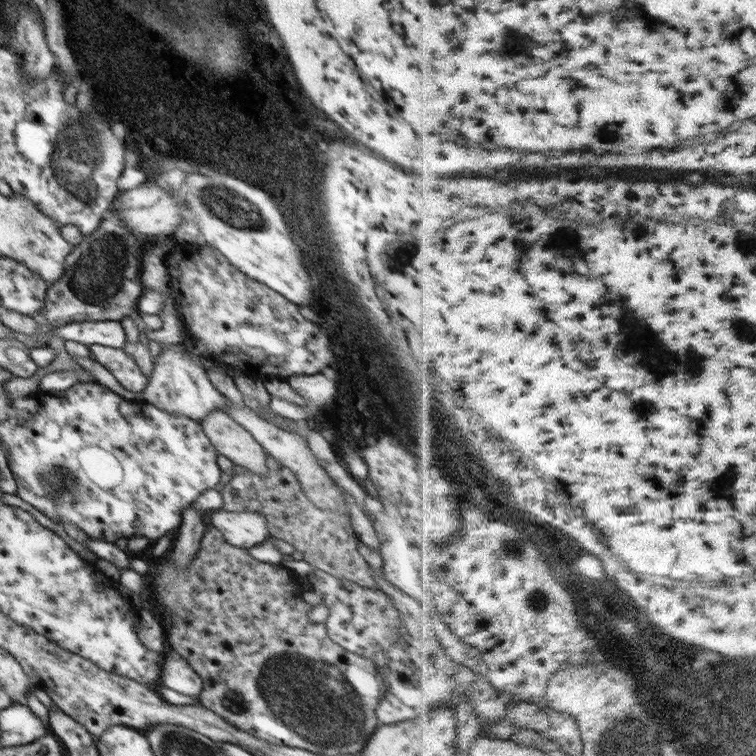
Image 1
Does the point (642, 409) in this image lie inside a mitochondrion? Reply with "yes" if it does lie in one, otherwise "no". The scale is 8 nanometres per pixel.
no

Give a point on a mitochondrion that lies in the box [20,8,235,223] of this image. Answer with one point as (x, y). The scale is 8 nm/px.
(76, 167)

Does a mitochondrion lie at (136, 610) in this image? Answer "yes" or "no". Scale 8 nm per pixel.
no

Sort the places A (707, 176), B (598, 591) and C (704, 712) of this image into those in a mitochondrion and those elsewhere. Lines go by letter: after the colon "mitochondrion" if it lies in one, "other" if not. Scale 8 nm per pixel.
A: other
B: other
C: other

